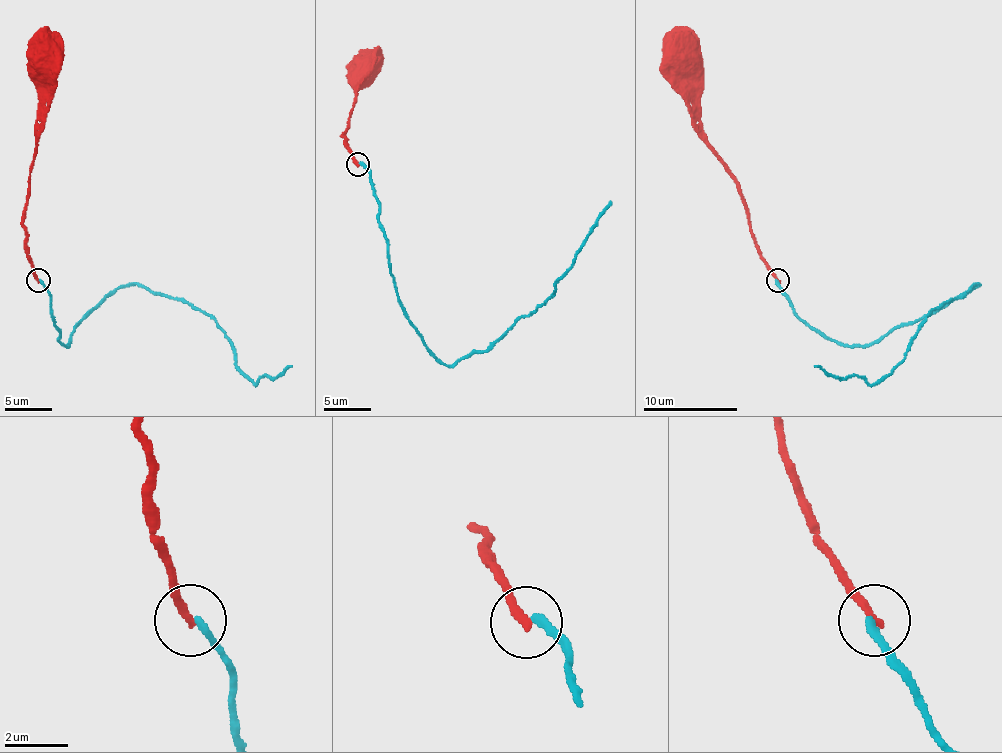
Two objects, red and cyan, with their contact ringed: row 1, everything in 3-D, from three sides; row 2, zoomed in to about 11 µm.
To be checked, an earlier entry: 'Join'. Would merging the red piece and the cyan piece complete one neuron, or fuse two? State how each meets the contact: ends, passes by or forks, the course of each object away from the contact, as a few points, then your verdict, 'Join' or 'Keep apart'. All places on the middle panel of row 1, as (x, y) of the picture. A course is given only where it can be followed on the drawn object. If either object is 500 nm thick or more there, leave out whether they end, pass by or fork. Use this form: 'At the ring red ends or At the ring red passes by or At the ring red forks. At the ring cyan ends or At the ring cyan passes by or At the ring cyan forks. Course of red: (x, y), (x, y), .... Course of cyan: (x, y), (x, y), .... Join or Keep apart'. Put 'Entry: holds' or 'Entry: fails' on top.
Entry: fails
At the ring red ends. At the ring cyan ends. Course of red: (358, 165), (346, 146), (344, 134), (349, 127), (356, 87), (372, 70). Course of cyan: (358, 162), (370, 174), (386, 257), (410, 325), (448, 365), (488, 351), (554, 292), (611, 200). Keep apart

